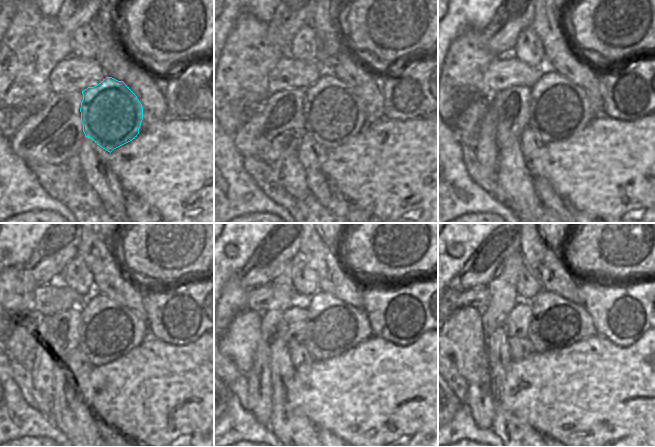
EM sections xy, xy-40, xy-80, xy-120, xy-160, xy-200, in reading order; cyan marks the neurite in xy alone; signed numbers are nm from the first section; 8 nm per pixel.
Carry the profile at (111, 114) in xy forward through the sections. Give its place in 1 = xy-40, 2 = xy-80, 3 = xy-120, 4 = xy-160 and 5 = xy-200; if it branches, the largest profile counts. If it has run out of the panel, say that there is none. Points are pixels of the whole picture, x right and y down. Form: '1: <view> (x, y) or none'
1: xy-40 (334, 113)
2: xy-80 (558, 108)
3: xy-120 (108, 330)
4: xy-160 (333, 327)
5: xy-200 (556, 323)

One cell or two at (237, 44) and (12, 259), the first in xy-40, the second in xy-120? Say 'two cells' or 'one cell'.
two cells

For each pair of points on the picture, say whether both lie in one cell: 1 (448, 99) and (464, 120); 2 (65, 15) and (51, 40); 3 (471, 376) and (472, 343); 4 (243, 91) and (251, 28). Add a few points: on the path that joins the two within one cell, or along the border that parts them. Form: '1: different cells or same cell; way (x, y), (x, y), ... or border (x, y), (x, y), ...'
1: different cells; border (476, 98), (455, 120), (452, 126)
2: different cells; border (54, 17), (56, 22), (70, 33)
3: same cell; way (471, 368), (471, 351)
4: same cell; way (243, 75), (248, 44)

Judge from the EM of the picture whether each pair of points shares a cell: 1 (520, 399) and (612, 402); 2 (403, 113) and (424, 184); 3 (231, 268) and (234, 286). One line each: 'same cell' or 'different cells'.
1: same cell
2: different cells
3: different cells

